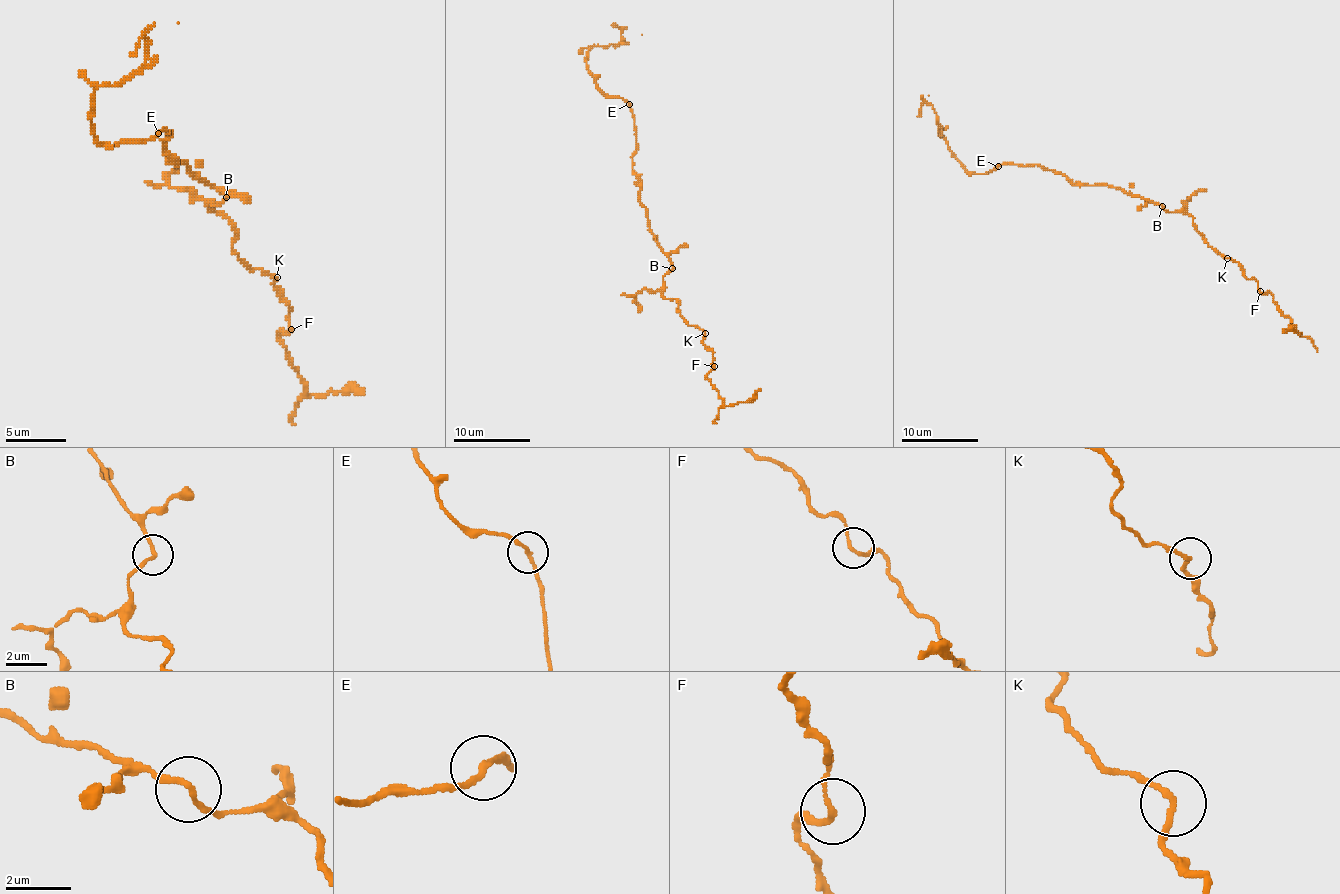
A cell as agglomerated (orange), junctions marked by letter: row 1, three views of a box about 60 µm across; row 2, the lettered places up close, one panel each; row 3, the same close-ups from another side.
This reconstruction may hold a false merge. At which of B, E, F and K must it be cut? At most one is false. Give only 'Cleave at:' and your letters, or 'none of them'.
Cleave at: none of them

